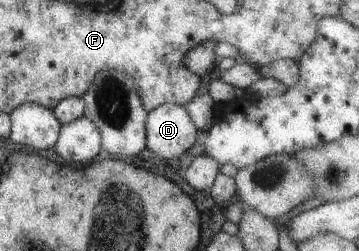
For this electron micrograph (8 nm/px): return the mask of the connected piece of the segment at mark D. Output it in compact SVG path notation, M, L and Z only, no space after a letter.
M163 103L152 108L146 114L144 127L146 130L146 148L154 152L156 157L177 160L181 153L196 148L195 134L197 130L183 105Z

